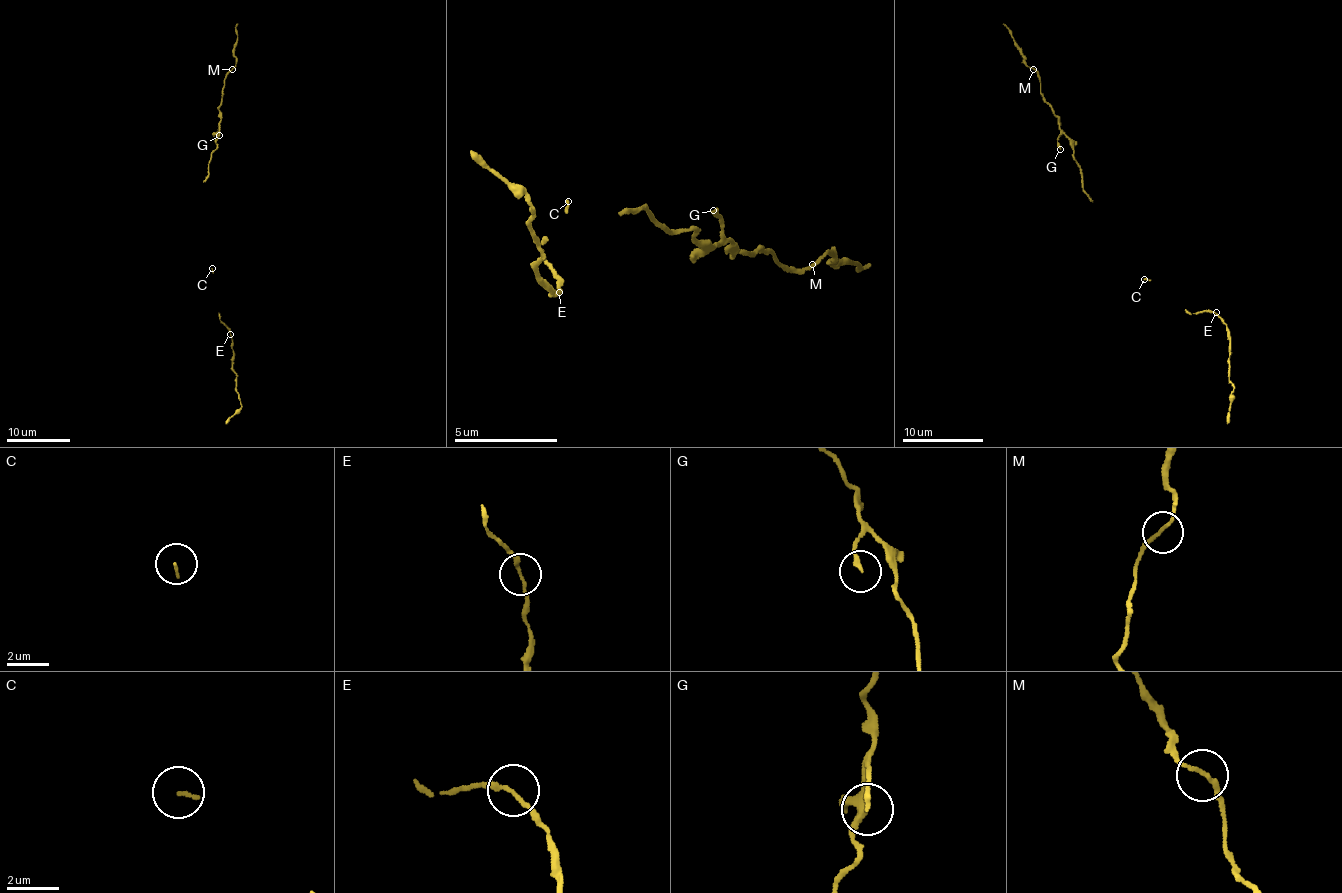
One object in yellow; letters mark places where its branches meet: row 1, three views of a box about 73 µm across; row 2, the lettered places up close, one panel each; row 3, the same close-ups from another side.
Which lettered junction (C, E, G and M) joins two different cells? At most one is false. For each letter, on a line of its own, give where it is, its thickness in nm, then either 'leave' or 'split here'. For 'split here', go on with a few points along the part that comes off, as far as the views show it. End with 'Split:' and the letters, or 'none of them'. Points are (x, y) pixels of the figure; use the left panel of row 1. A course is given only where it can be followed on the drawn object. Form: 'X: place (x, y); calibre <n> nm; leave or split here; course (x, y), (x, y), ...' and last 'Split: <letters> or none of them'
C: place (212, 268); calibre 120 nm; leave
E: place (230, 334); calibre 160 nm; leave
G: place (219, 135); calibre 200 nm; leave
M: place (232, 69); calibre 160 nm; leave
Split: none of them

